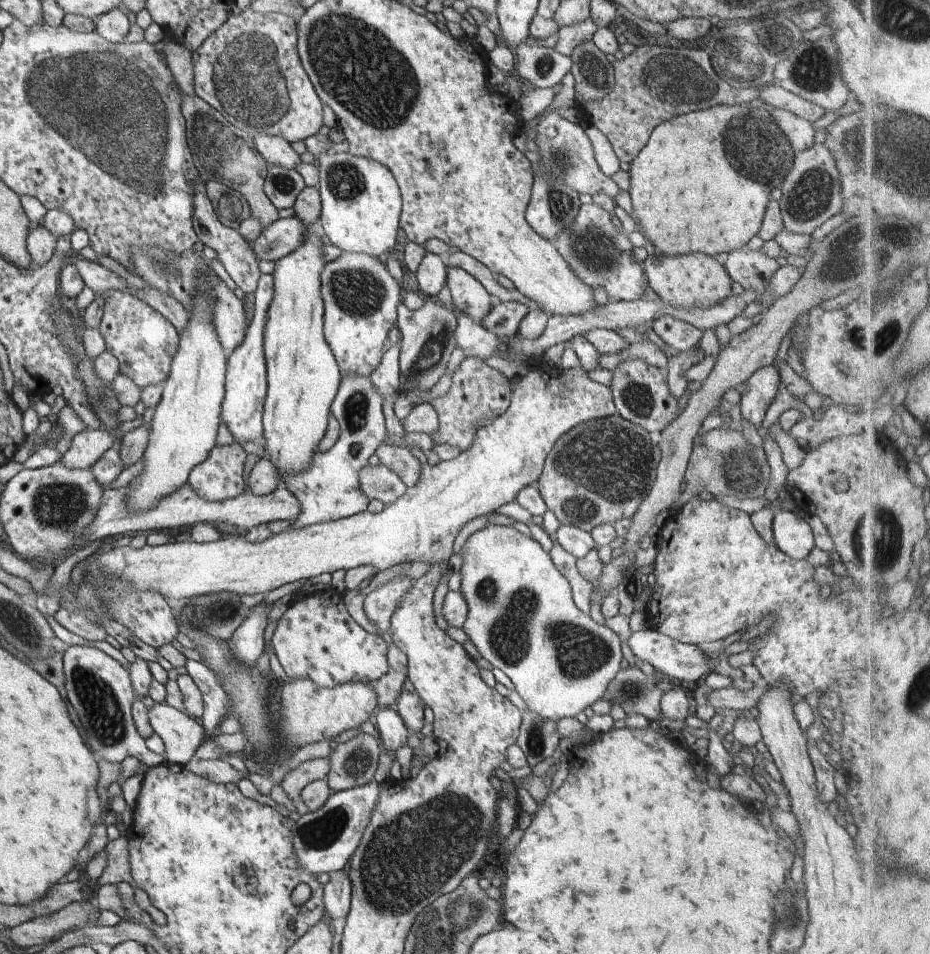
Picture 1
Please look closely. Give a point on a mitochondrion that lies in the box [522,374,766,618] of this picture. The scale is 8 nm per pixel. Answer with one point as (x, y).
(621, 468)

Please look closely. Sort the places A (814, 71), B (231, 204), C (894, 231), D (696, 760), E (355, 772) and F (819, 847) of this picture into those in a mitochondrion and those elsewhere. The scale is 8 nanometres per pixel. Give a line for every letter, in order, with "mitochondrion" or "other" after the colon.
A: mitochondrion
B: mitochondrion
C: other
D: other
E: mitochondrion
F: other

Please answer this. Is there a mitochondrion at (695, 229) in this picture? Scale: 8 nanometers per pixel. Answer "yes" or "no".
no

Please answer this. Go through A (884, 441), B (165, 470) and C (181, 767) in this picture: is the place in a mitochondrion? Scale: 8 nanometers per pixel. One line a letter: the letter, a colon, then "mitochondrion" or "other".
A: other
B: other
C: other

